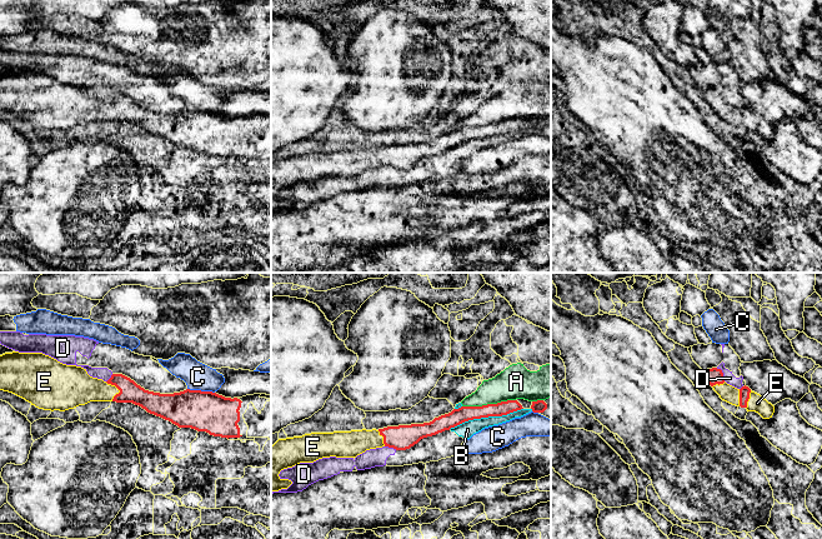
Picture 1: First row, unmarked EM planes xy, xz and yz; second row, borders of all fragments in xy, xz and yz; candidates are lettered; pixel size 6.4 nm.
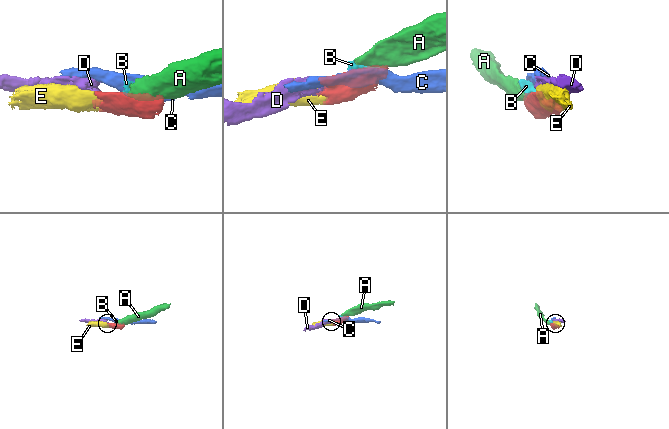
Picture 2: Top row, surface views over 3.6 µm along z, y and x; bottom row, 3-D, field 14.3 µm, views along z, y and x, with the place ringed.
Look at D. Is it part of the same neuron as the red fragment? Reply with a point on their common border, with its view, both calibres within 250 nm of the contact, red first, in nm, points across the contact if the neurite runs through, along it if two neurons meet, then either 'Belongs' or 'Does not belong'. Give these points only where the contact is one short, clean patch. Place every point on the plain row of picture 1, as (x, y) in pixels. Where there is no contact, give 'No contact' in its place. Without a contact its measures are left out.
Touches red at yz (722, 93). Thickness 100 nm (red) against 70 nm. Boundary: yz (716, 88), (721, 90), (725, 100). Does not belong

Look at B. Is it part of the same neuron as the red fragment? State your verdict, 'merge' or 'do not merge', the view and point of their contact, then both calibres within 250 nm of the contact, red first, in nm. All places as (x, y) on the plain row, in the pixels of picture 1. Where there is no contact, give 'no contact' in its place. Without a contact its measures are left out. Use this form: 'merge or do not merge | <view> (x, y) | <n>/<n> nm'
do not merge | xz (485, 136) | 100/100 nm

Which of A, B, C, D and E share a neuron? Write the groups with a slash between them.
A B D / C / E

